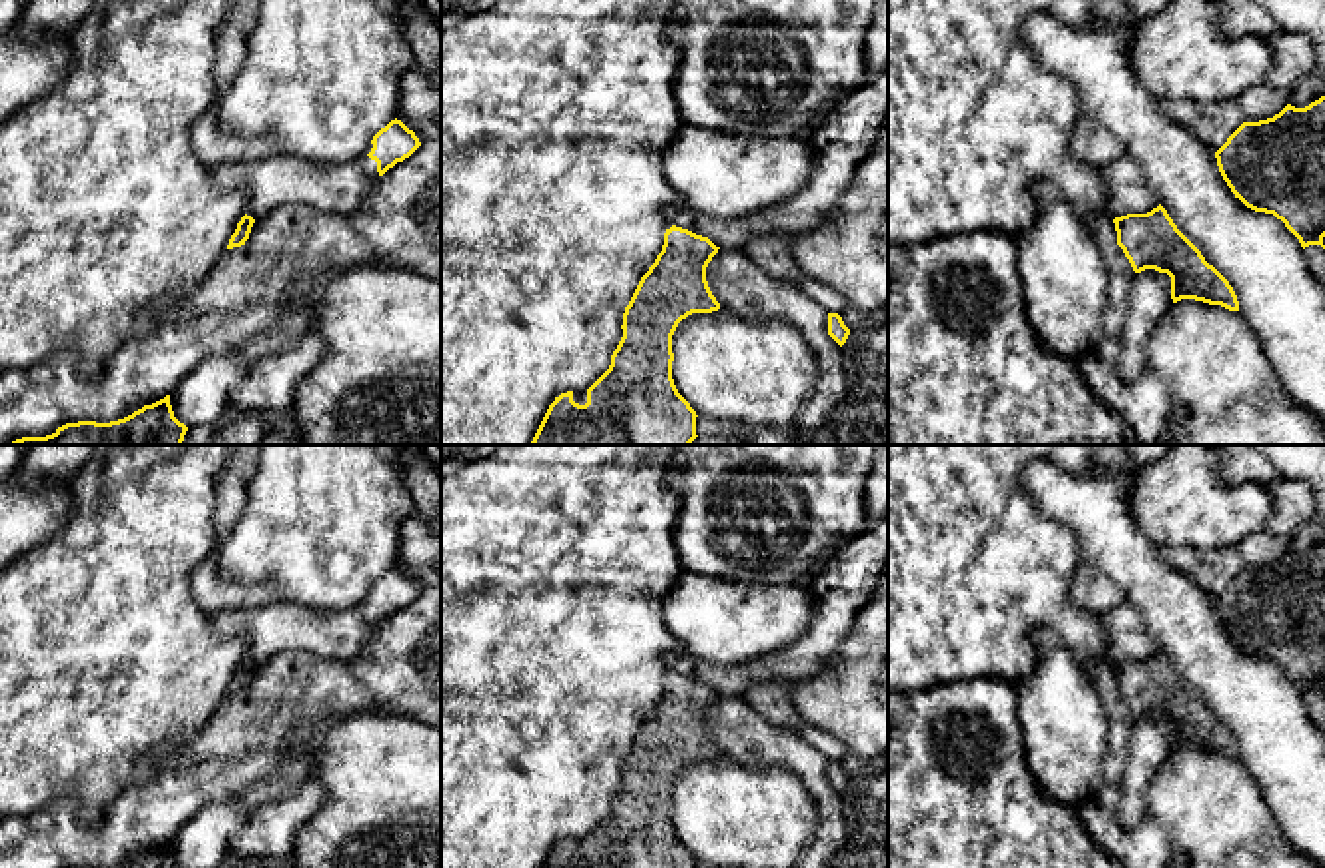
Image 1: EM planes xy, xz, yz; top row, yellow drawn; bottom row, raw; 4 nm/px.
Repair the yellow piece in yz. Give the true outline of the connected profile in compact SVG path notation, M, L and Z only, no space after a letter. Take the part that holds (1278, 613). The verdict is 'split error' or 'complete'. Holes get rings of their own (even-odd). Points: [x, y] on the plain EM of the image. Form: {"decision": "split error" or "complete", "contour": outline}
{"decision": "complete", "contour": "M1325 543L1305 555L1287 551L1273 565L1243 569L1215 605L1235 645L1255 658L1281 666L1303 696L1309 692L1325 696Z"}

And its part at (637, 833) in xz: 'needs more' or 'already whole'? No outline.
already whole

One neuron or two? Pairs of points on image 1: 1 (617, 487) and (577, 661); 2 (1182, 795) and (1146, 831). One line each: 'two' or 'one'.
1: one
2: two

